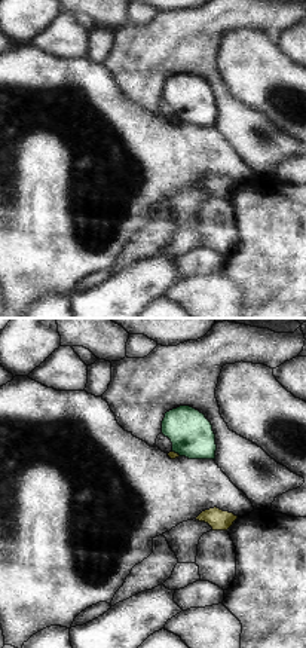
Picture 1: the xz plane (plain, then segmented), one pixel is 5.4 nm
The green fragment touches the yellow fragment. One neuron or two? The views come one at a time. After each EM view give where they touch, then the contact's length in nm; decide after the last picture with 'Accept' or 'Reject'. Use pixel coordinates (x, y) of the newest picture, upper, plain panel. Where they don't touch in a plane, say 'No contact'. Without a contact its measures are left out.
Touches green at (177, 119). Shared border 50 nm

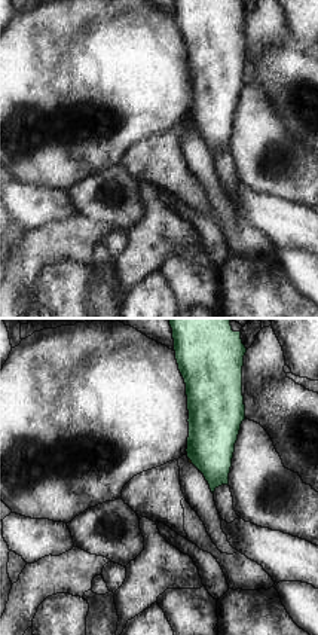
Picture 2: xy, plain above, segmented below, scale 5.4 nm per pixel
Touches green at (190, 127). Shared border 30 nm

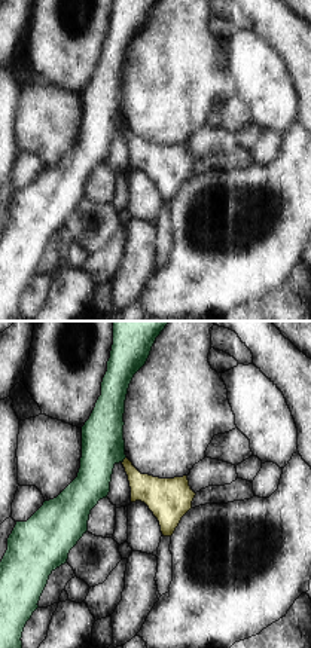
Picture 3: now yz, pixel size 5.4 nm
Touches green at (124, 125). Shared border 40 nm

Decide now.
Reject

